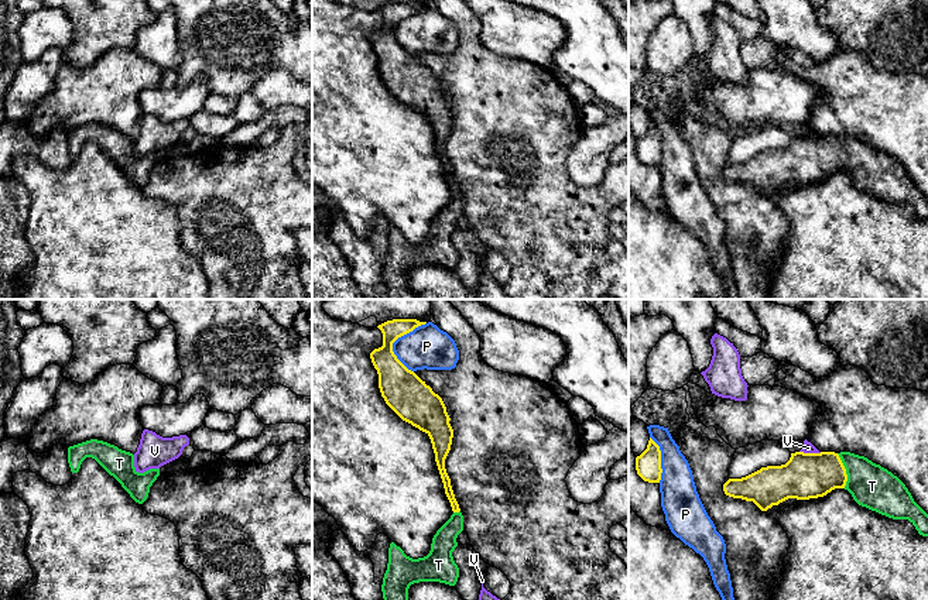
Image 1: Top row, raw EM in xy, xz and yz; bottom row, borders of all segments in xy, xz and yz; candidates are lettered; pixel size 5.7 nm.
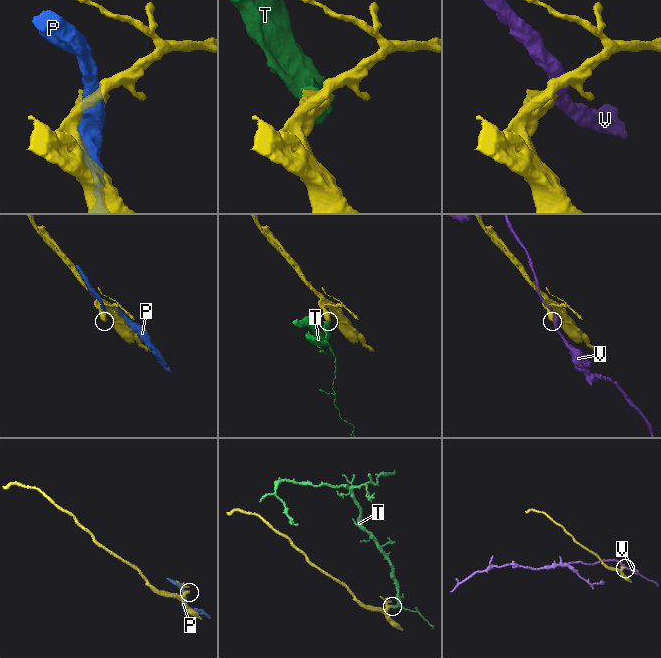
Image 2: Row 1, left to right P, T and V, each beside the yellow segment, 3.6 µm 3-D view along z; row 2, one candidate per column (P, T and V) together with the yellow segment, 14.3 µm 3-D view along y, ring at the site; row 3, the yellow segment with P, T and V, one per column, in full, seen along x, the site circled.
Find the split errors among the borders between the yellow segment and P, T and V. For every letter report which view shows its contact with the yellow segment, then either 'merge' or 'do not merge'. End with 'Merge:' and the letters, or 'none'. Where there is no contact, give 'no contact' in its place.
P: contact in xz; do not merge
T: contact in yz; merge
V: contact in yz; do not merge
Merge: T

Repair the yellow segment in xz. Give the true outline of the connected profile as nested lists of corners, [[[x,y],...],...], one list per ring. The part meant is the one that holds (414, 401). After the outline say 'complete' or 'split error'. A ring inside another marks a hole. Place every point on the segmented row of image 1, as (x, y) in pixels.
[[[393,319],[379,325],[383,346],[374,349],[370,359],[377,370],[379,388],[386,404],[403,421],[429,436],[453,514],[436,531],[431,551],[424,558],[412,559],[394,542],[390,544],[387,570],[381,584],[384,600],[408,600],[408,589],[414,583],[439,582],[455,586],[459,577],[459,568],[452,552],[458,546],[458,535],[463,531],[463,515],[445,469],[445,459],[453,438],[451,418],[442,398],[414,371],[408,370],[393,352],[393,343],[398,337],[425,323],[417,319]]]; split error

